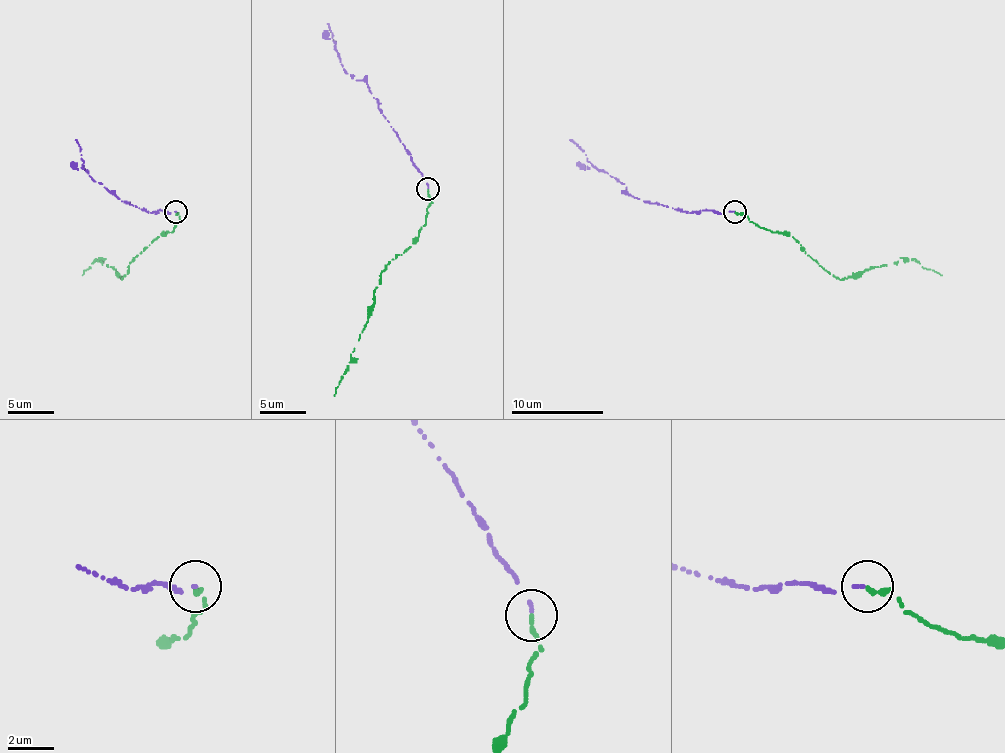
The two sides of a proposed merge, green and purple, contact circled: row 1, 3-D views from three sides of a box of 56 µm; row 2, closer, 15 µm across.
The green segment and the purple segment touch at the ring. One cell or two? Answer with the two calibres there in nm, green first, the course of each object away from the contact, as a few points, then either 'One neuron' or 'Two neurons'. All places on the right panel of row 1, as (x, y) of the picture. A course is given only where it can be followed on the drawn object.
Thickness 220 nm (green) against 130 nm. Course of green: (735, 212), (770, 230), (793, 237), (807, 256), (839, 279), (855, 277), (899, 258), (916, 260), (941, 274). Course of purple: (733, 212), (680, 212), (645, 203), (631, 196), (627, 186), (611, 175), (594, 168), (569, 140). Two neurons

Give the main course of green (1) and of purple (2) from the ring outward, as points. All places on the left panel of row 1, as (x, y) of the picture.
1: (176, 212), (174, 230), (156, 237), (121, 279), (98, 258), (82, 274)
2: (176, 212), (146, 212), (123, 203), (89, 175), (75, 140)

